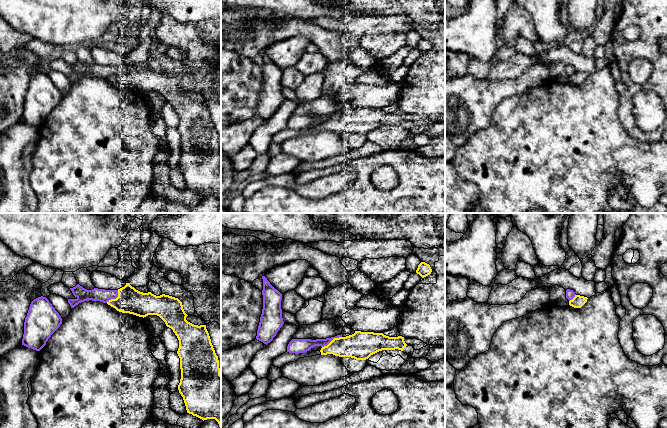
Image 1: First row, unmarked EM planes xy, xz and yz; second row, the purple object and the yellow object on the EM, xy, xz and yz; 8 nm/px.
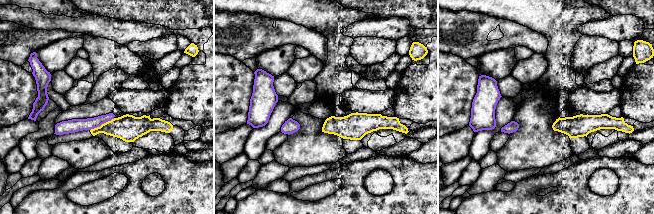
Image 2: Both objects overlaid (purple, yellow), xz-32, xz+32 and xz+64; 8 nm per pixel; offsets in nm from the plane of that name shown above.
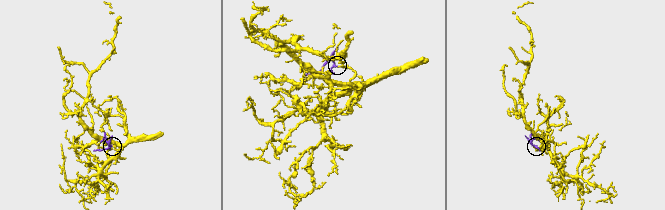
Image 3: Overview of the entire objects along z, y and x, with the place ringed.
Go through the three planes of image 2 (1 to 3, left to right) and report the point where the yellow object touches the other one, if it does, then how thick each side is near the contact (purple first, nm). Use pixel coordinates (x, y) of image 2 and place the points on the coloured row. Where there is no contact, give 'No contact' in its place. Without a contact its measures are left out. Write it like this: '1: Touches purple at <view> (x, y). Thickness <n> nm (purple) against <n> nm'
1: Touches purple at xz-32 (102, 123). Thickness 110 nm (purple) against 200 nm
2: No contact
3: No contact

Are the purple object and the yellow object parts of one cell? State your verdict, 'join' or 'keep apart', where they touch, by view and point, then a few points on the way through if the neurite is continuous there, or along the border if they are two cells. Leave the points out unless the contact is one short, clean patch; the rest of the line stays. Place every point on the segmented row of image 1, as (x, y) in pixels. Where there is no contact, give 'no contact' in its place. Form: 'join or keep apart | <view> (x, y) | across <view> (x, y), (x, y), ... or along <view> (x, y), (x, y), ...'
keep apart | xz (331, 340)

